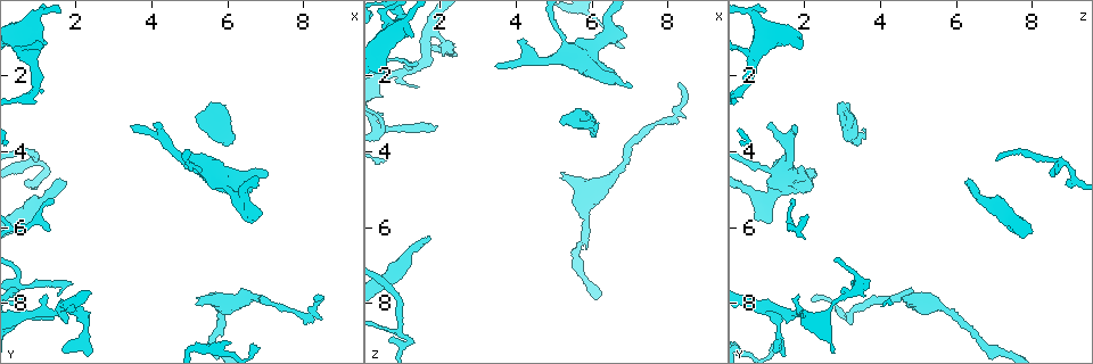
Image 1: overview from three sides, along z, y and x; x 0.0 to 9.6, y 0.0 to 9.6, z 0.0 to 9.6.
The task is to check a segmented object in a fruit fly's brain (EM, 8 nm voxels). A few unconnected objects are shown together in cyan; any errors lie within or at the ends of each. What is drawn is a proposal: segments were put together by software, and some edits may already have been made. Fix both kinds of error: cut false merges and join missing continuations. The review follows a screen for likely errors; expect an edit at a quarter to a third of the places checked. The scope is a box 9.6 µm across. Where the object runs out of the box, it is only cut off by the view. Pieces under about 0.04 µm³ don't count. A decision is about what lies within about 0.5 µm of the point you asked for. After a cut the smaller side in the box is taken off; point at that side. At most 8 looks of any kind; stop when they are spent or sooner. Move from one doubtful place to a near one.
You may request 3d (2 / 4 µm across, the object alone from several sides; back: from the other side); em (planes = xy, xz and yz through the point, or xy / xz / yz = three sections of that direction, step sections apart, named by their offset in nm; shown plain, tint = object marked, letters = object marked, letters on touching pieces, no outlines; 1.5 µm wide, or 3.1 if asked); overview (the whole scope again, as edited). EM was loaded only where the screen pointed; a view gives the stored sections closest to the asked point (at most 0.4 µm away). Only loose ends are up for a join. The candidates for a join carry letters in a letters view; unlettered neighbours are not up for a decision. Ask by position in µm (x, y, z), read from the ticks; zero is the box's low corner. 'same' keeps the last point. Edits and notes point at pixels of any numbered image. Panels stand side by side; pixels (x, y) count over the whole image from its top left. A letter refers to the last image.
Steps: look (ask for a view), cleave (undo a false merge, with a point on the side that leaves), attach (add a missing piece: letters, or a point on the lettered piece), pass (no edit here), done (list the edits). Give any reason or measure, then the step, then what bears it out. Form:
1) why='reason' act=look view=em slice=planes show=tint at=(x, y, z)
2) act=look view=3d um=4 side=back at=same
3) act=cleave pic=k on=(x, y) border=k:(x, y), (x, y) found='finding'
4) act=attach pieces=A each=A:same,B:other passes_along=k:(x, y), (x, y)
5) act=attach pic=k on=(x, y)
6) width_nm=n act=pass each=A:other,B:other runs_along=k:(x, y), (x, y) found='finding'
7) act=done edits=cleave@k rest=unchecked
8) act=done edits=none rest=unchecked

why='end of a long branch' act=look view=3d um=2 at=(1.80, 4.80, 6.25)

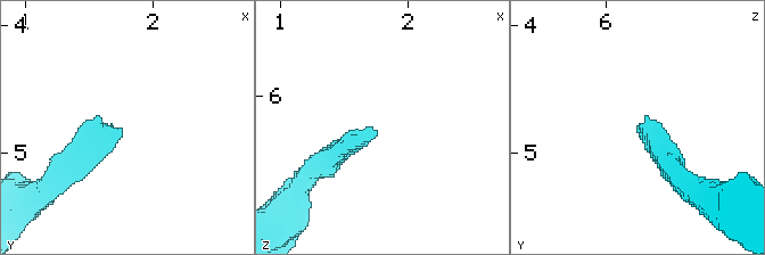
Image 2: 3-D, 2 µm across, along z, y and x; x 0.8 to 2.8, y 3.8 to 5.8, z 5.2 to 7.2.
why='now the EM' act=look view=em slice=planes show=plain at=(1.74, 4.82, 6.28)

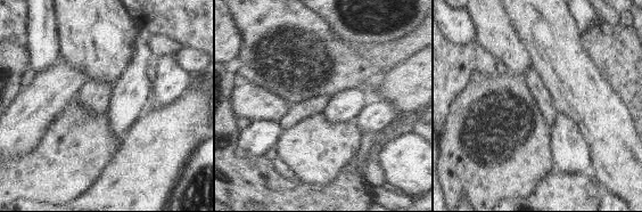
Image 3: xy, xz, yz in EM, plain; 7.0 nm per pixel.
why='see the neighbours' act=look view=em slice=planes show=letters at=same

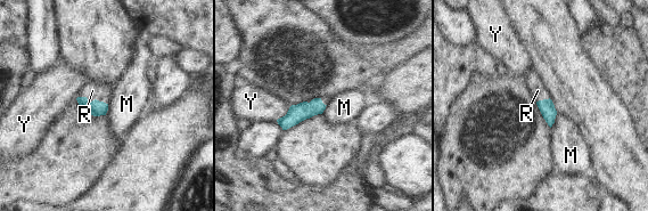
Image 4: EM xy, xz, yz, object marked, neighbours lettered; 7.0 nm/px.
width_nm=110 longest_contact=R:220nm act=attach pieces=R each=M:other,R:same,Y:other found='it goes on there'

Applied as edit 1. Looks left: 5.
act=look view=overview

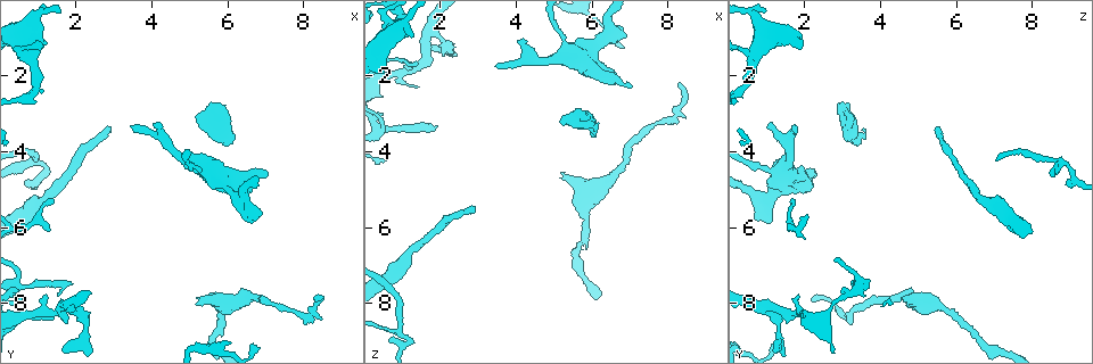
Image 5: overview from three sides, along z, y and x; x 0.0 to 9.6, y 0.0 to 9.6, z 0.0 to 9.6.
why='branch stops here' act=look view=3d um=4 at=(5.15, 8.05, 4.75)

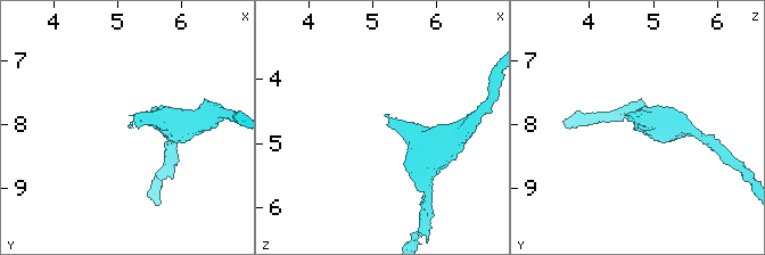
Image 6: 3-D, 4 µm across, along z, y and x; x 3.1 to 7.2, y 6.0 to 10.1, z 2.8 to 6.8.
why='need the tissue' act=look view=em slice=planes show=letters at=(5.20, 8.05, 4.70)

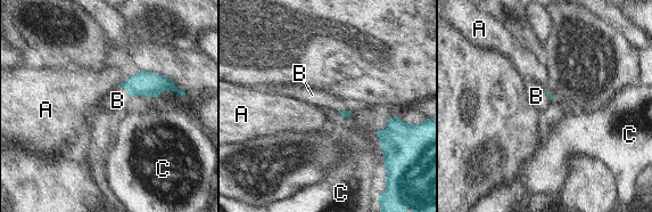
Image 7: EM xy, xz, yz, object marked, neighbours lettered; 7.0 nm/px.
longest_contact=C:220nm act=attach pieces=B each=A:other,B:same,C:other found='the neuron continues'

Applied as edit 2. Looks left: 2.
why='free end' act=look view=em um=3.1 slice=planes show=tint at=(7.05, 4.65, 2.30)

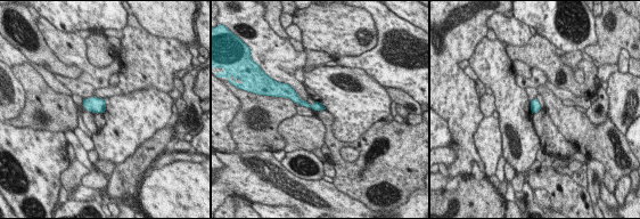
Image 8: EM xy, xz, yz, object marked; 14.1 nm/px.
why='see the neighbours' act=look view=em um=3.1 slice=planes show=letters at=same

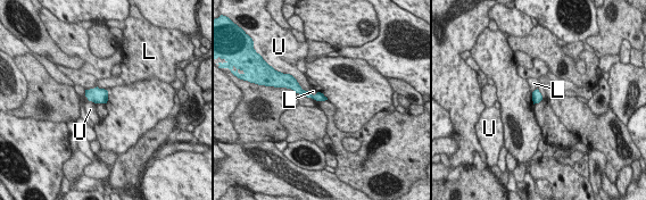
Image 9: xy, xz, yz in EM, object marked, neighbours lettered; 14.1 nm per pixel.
longest_contact=U:320nm act=pass each=L:other,U:other runs_along=9:(296, 89), (309, 96), (323, 98) found='no lettered piece goes on from it'

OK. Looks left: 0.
act=done edits=attach@4,attach@7 rest=unchecked

